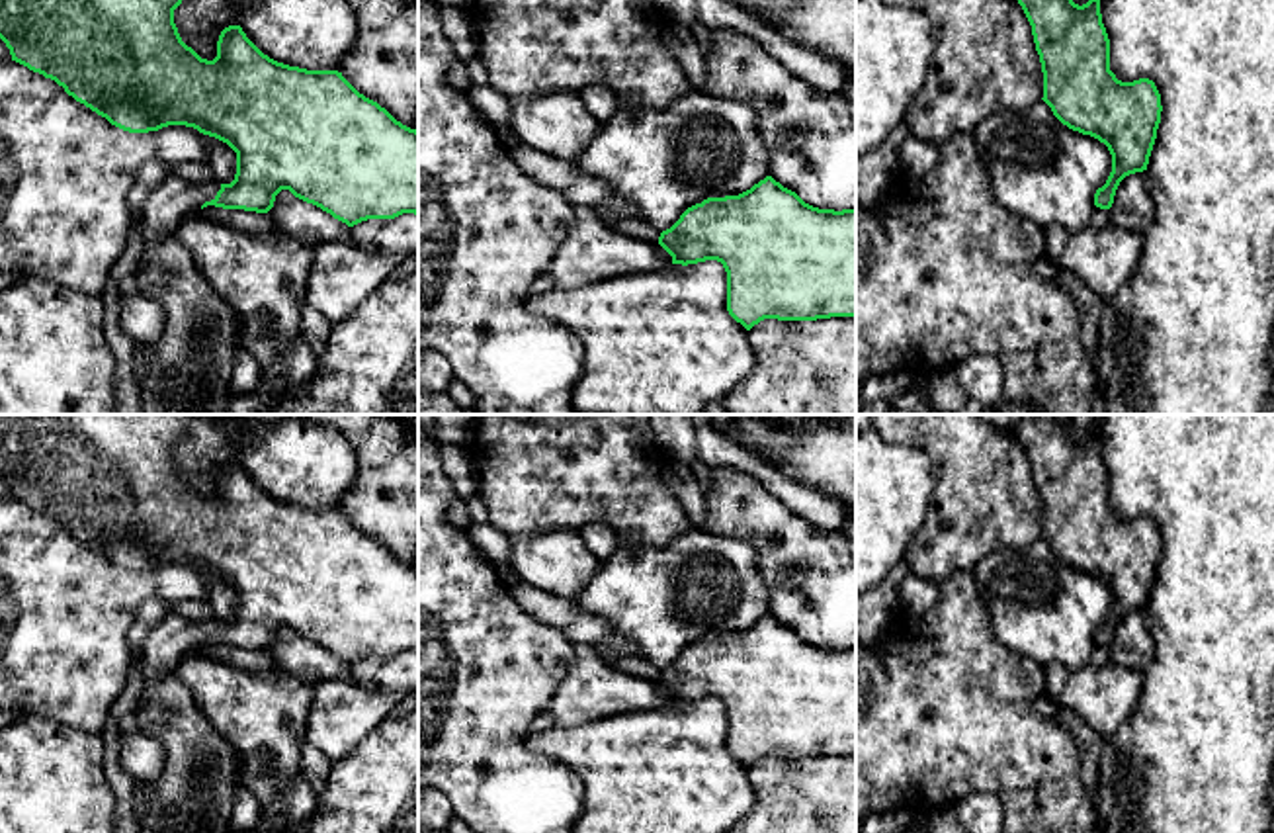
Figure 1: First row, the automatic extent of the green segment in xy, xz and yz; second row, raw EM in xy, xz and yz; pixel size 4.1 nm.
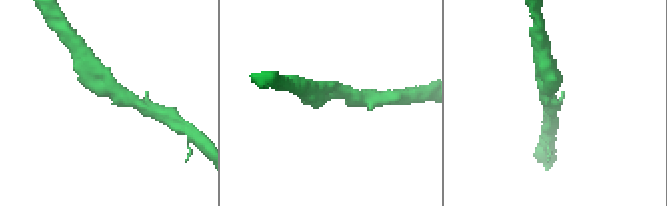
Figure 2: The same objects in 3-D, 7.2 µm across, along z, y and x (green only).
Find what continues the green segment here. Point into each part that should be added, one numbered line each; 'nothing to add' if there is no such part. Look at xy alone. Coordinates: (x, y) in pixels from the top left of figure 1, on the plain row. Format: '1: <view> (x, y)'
1: xy (176, 636)

